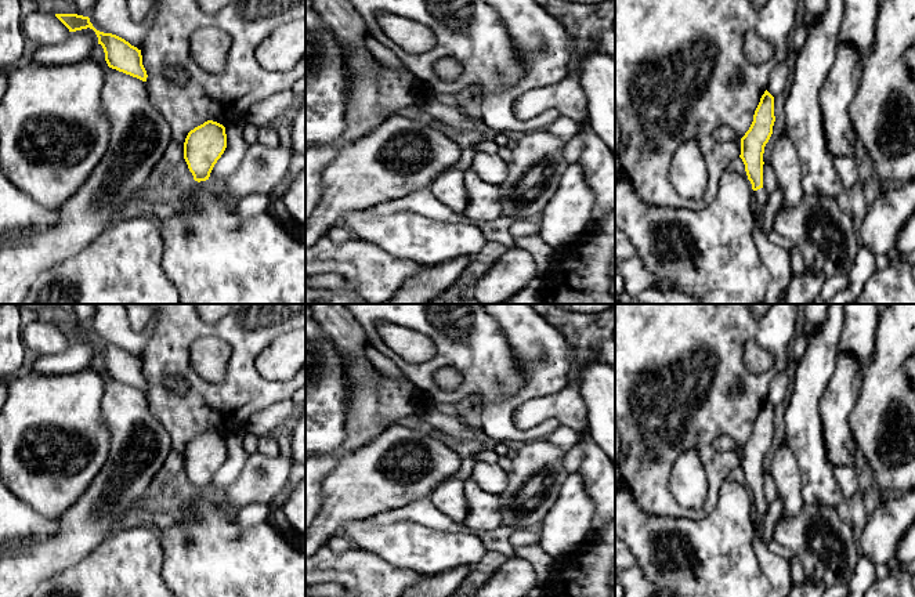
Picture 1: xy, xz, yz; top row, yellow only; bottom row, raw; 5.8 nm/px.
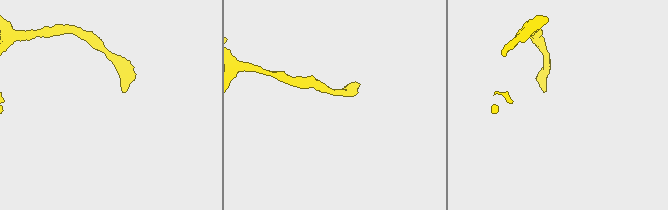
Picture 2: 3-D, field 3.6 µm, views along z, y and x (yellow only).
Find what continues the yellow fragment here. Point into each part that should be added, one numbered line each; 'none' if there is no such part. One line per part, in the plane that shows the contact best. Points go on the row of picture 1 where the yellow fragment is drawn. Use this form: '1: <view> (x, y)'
1: yz (760, 195)

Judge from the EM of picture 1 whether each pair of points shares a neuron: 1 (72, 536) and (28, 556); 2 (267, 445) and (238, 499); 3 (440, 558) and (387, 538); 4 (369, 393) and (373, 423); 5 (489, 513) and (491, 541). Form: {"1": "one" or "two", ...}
{"1": "one", "2": "two", "3": "one", "4": "one", "5": "two"}

